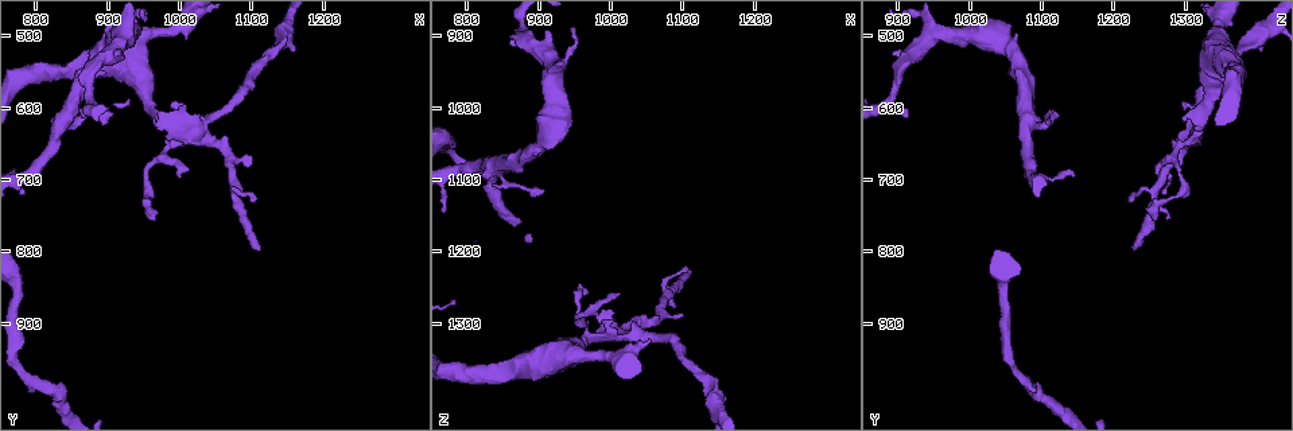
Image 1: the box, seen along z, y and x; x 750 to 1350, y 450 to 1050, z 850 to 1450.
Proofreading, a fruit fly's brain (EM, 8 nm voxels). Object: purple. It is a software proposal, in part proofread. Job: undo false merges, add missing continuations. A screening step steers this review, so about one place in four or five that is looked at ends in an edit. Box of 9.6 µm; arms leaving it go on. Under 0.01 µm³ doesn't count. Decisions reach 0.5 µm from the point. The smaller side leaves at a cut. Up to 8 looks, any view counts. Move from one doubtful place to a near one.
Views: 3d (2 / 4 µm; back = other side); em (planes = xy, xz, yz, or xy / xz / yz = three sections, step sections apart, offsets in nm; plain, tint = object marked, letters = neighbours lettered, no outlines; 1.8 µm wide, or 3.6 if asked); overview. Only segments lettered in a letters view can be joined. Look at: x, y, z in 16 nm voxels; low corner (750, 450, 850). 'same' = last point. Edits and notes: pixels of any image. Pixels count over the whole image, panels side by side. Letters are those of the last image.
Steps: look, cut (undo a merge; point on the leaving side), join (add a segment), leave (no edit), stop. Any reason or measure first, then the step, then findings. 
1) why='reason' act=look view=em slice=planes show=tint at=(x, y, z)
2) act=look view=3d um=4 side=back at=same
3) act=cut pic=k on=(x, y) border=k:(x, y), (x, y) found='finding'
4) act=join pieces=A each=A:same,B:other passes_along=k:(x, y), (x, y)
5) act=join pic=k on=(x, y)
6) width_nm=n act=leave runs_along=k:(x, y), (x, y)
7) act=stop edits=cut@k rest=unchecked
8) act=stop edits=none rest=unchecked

why='calibre changes' act=look view=em um=3.6 slice=planes show=letters at=(975, 490, 1350)

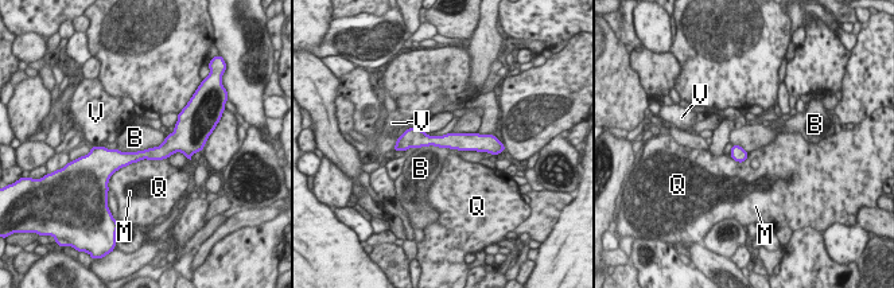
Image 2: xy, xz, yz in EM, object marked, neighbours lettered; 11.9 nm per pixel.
longest_contact=B:700nm act=leave each=B:other,M:other,Q:other,V:other runs_along=2:(405, 140), (475, 141), (482, 148) found='all the same neuron'

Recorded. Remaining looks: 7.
why='free end' act=look view=3d um=4 at=(1100, 680, 1285)

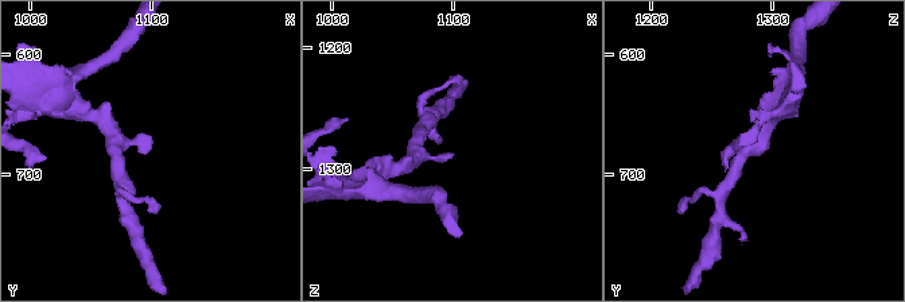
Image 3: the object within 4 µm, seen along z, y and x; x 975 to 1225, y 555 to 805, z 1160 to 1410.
why='need the tissue' act=look view=em slice=xy step=16 show=tint at=(1098, 682, 1286)

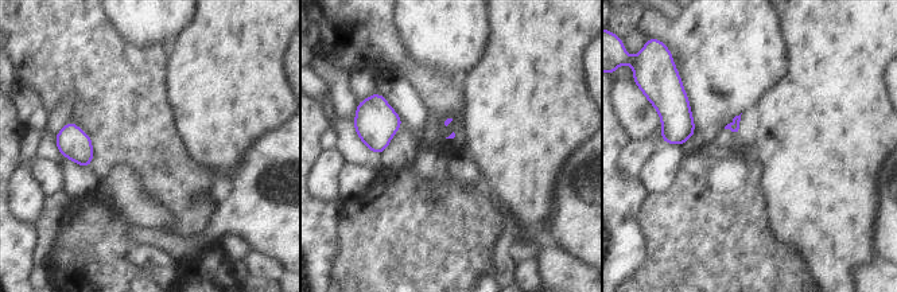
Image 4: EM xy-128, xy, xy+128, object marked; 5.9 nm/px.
why='cut it another way' act=look view=em slice=planes show=letters at=same

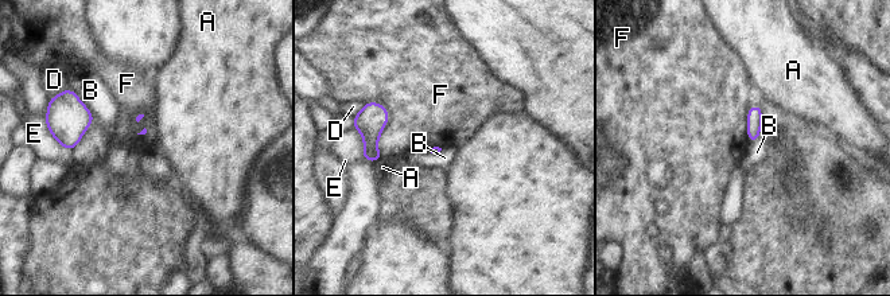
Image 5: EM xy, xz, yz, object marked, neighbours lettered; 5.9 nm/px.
act=leave each=A:other,B:other,D:other,E:other,F:other border=5:(751, 105), (746, 115), (749, 143) found='none of them fits'

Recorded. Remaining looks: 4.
why='branch stops here' act=look view=em slice=planes show=letters at=(1110, 800, 1230)

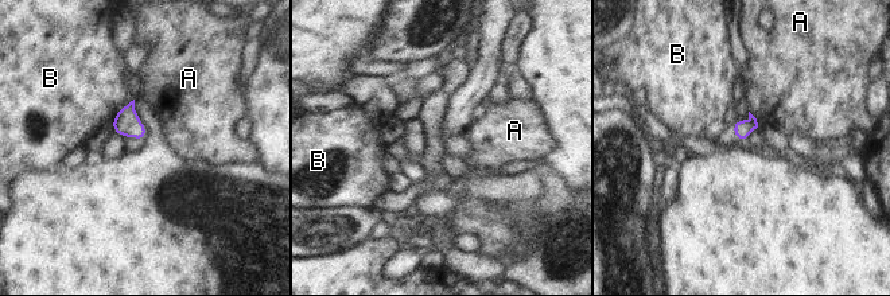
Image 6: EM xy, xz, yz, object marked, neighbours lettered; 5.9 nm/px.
act=leave each=A:other,B:other border=6:(749, 110), (758, 127) found='no lettered segment goes on from it'

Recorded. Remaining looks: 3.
act=stop edits=none rest=unchecked

